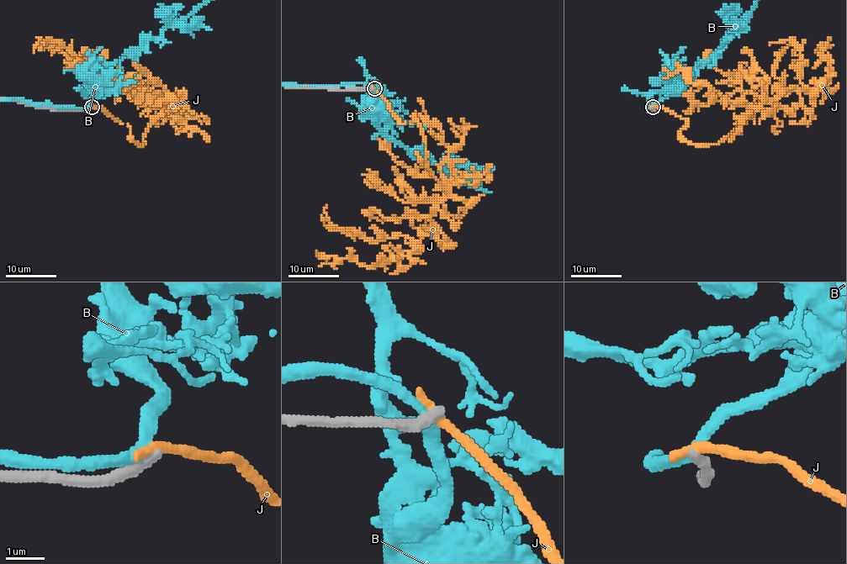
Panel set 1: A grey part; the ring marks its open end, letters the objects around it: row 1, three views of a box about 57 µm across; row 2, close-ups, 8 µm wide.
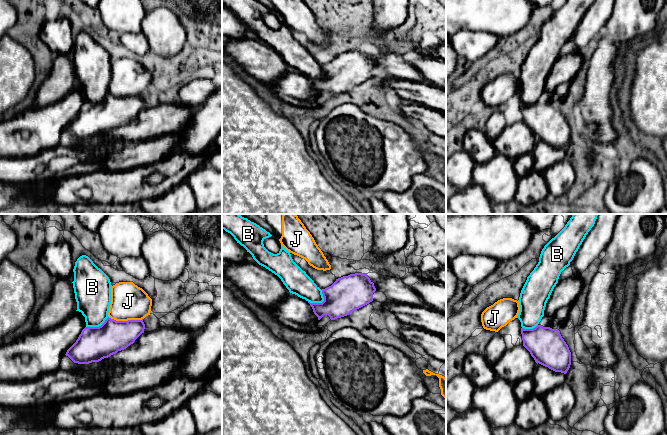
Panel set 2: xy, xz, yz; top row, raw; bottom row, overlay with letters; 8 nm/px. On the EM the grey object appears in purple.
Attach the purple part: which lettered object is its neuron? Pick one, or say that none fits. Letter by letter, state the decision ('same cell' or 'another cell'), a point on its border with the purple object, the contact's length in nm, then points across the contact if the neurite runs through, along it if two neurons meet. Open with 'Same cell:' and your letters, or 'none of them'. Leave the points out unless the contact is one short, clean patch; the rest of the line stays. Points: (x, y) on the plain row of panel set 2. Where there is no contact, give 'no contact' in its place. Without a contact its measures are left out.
Same cell: J
B: another cell; contact xz (320, 79); length 160 nm; border xz (322, 66), (323, 76), (321, 78), (308, 78)
J: same cell; contact xy (125, 97); length 280 nm; way xy (112, 112), (125, 97), (128, 77)

